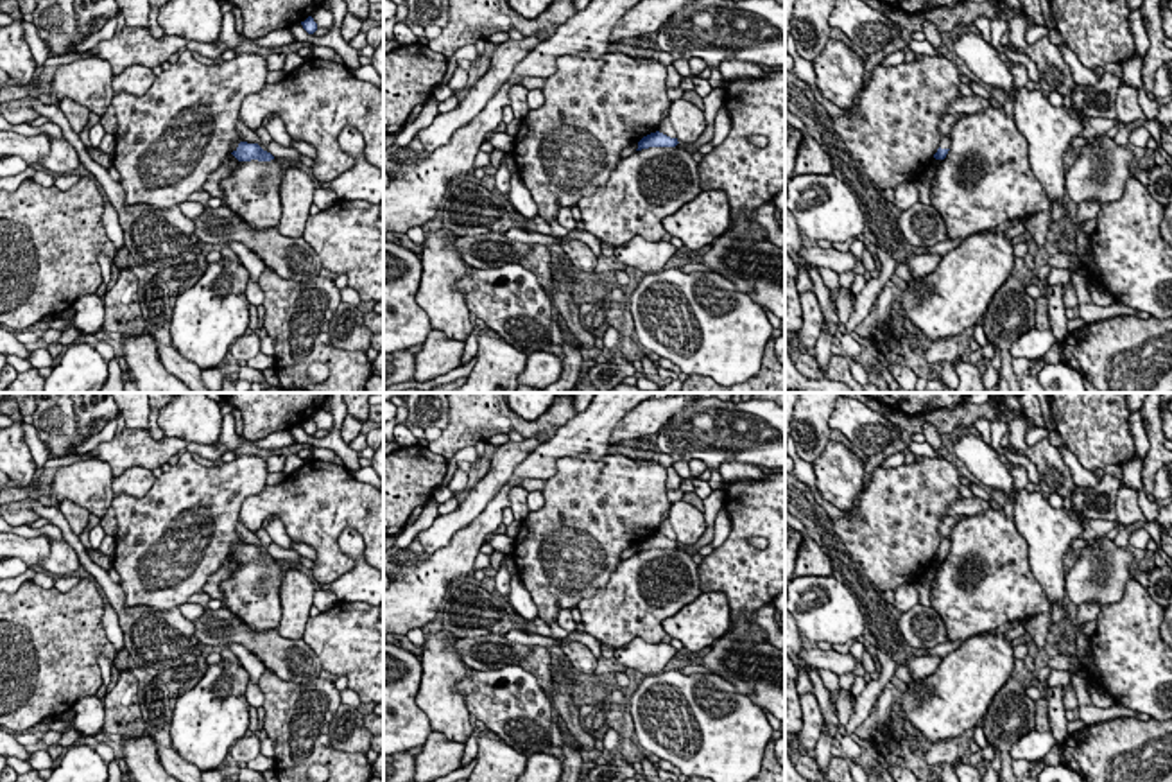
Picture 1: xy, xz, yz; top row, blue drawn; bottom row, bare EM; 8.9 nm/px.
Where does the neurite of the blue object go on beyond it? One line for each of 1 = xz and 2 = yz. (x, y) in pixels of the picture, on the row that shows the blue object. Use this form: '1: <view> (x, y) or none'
1: none
2: none

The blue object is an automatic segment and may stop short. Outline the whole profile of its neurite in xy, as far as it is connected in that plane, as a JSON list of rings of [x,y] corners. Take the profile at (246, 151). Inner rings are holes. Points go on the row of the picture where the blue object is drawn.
[[[240,142],[238,147],[231,152],[238,161],[271,161],[274,156],[263,151],[258,143]]]

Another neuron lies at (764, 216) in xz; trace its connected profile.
[[[767,203],[754,212],[756,222],[767,231],[767,239],[785,251],[785,230],[774,219],[774,203]]]

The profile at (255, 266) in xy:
[[[229,242],[228,246],[238,256],[238,260],[242,262],[242,265],[247,269],[249,278],[253,282],[258,282],[260,274],[265,269],[263,260],[254,251],[251,251],[249,248],[246,248],[242,242]]]

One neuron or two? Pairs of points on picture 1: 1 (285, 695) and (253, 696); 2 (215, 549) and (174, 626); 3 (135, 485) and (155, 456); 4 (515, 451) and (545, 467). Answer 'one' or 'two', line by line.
1: two
2: two
3: two
4: two

